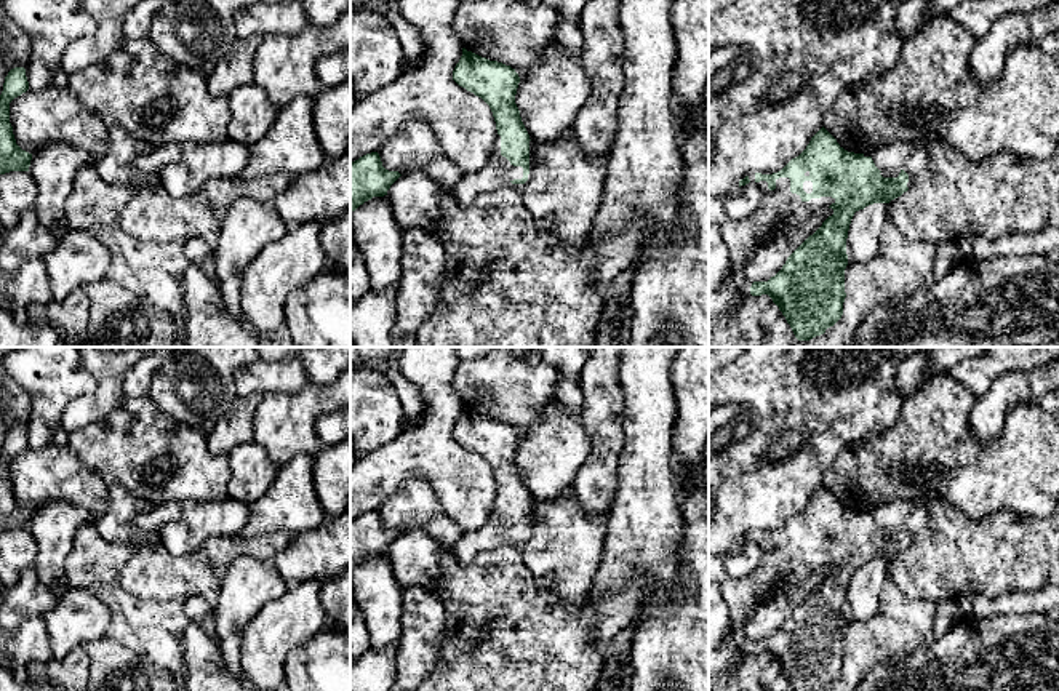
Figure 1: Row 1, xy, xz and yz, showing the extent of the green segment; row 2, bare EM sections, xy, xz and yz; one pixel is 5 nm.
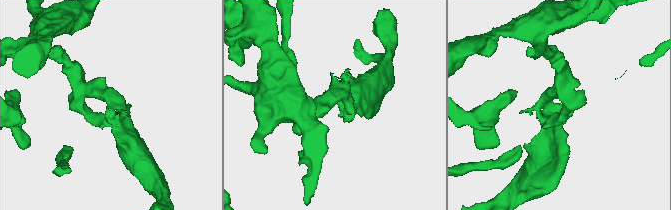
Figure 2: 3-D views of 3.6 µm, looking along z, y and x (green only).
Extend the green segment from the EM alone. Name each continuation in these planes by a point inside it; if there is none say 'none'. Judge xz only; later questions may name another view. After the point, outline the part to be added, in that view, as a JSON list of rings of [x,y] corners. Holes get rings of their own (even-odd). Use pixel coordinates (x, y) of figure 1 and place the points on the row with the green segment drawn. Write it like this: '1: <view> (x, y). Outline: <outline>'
1: xz (496, 173). Outline: [[[496,136],[494,149],[488,162],[475,173],[464,174],[464,178],[453,189],[454,198],[462,206],[472,205],[478,197],[496,192],[502,187],[522,187],[514,184],[514,179],[523,178],[523,168],[514,166],[501,155],[501,136]]]

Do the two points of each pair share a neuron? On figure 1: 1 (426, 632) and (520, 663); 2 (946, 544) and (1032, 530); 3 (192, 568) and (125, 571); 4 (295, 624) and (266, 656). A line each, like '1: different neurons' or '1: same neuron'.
1: different neurons
2: same neuron
3: same neuron
4: same neuron

